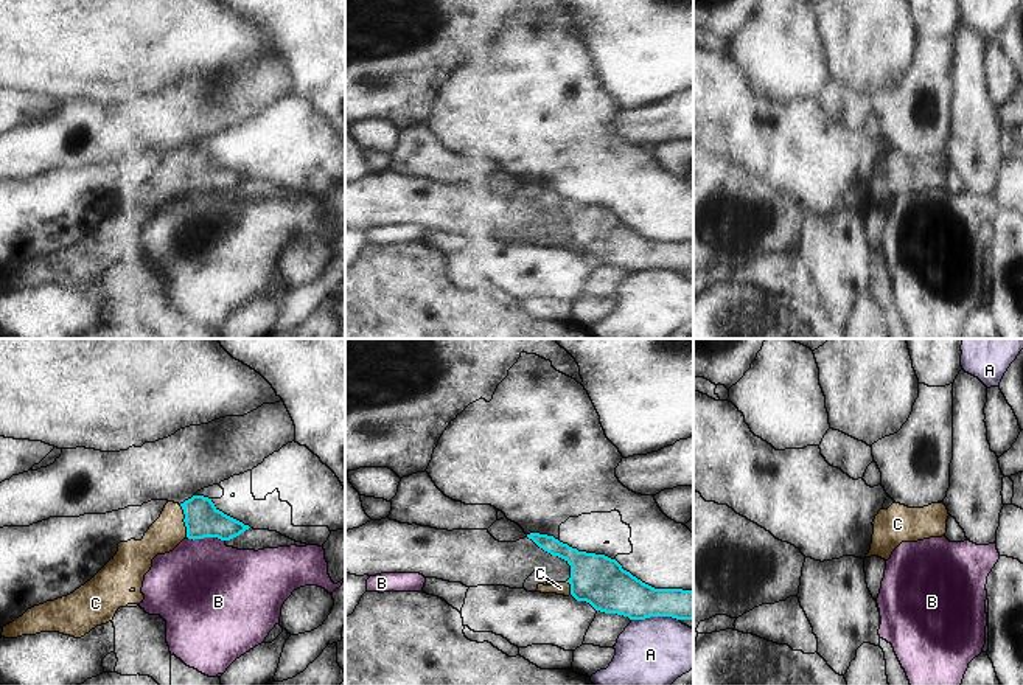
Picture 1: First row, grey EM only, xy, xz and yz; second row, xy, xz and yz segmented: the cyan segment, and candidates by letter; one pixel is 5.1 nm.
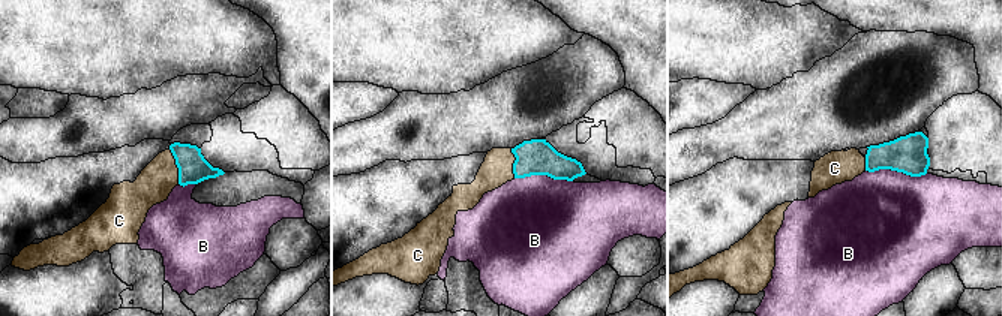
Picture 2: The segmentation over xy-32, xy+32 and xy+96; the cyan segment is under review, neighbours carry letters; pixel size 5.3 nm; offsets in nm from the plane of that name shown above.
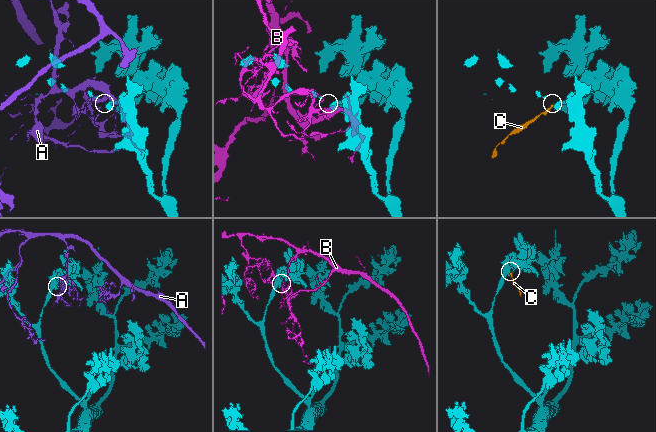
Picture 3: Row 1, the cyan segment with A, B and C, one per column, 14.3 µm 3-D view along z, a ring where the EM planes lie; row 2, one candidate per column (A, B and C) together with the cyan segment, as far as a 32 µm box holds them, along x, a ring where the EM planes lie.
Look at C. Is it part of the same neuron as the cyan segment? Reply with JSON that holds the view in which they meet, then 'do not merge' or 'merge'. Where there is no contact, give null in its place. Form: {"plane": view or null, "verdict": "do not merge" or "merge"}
{"plane": "xy", "verdict": "merge"}

